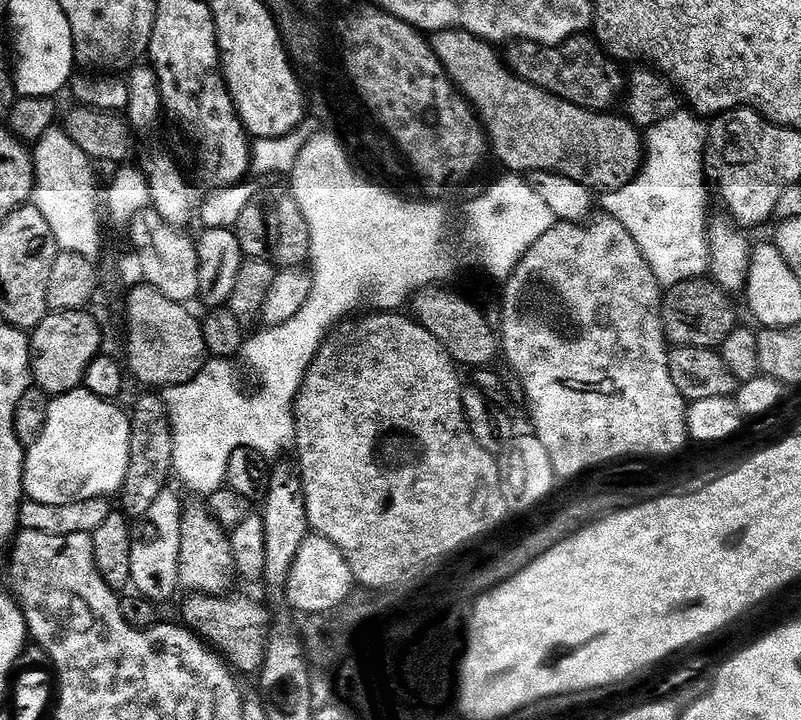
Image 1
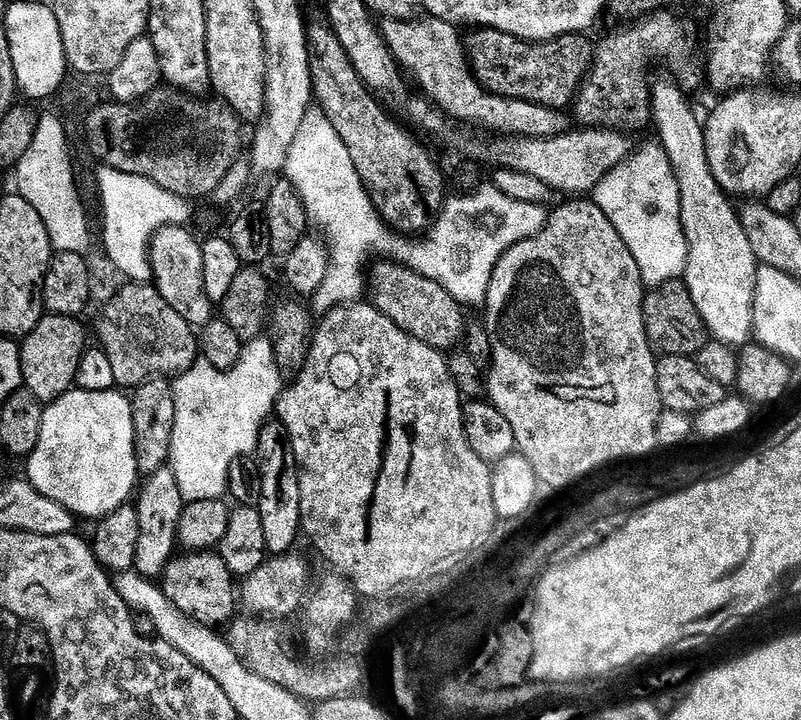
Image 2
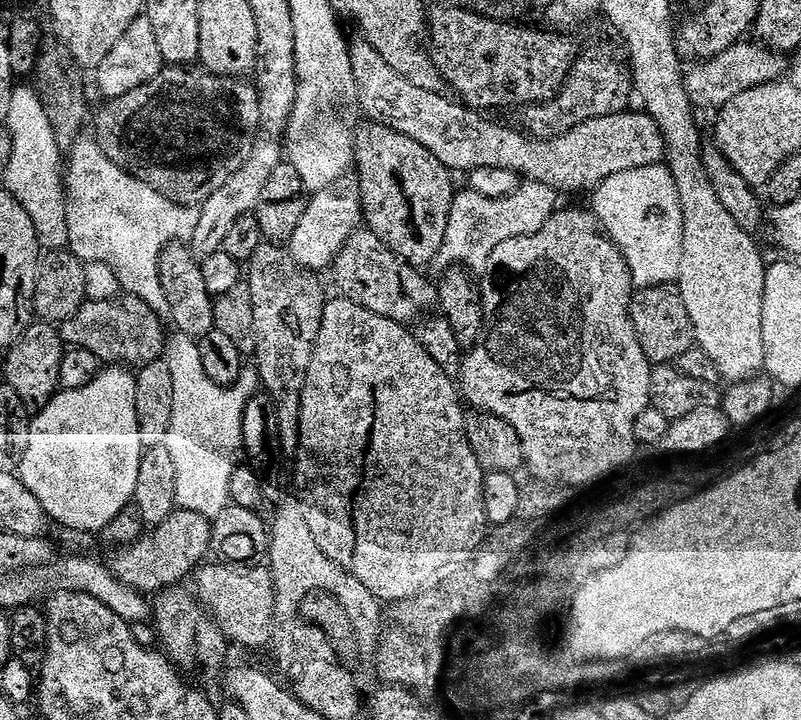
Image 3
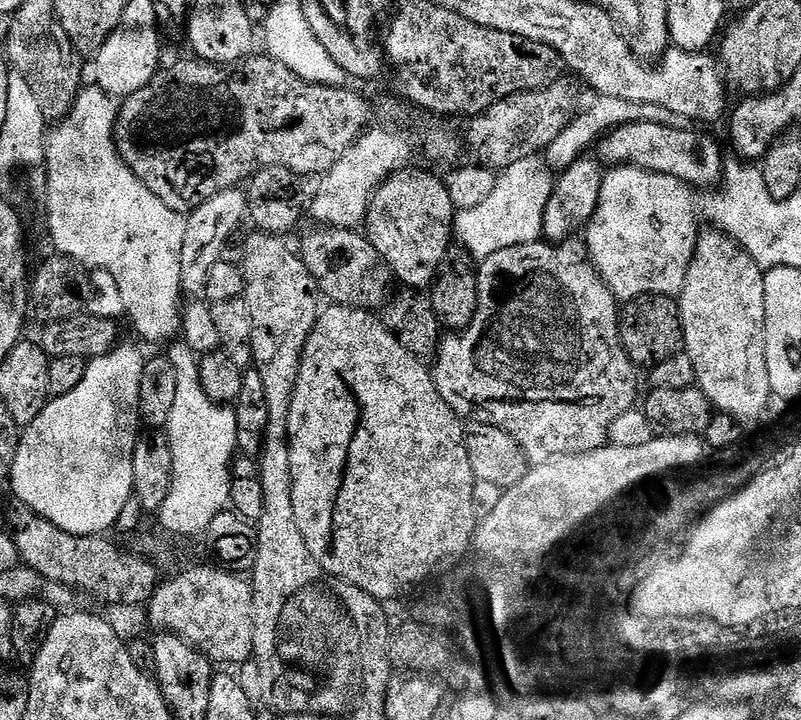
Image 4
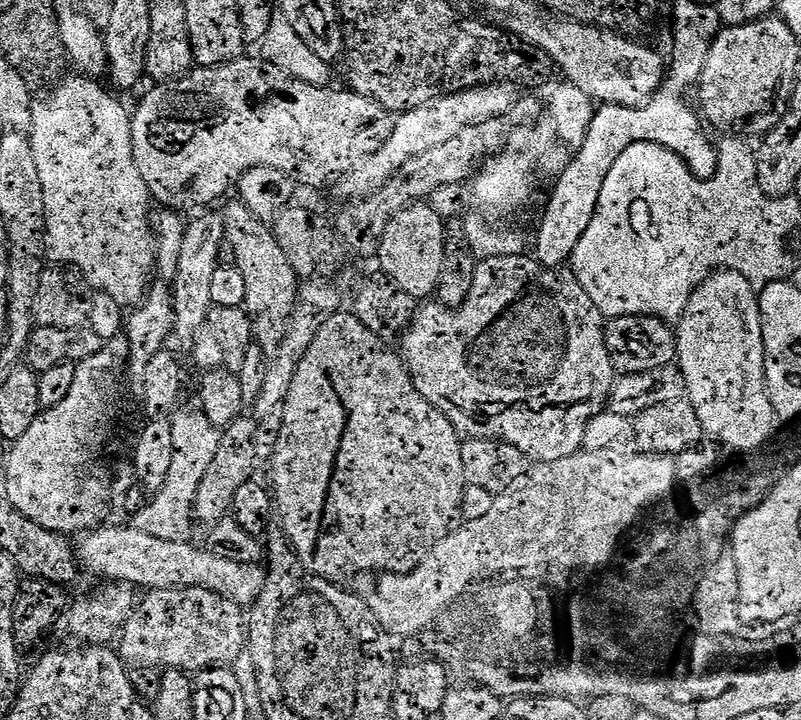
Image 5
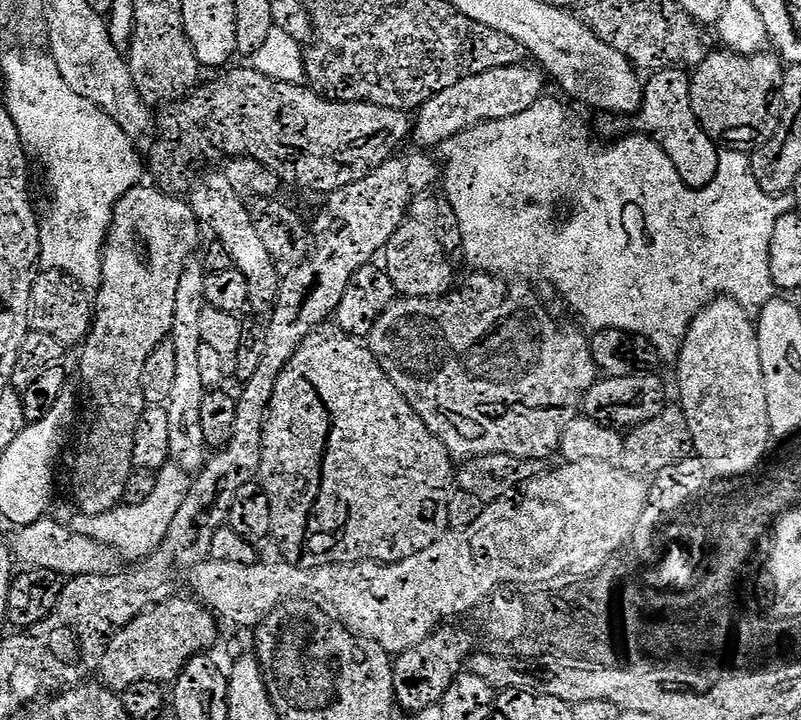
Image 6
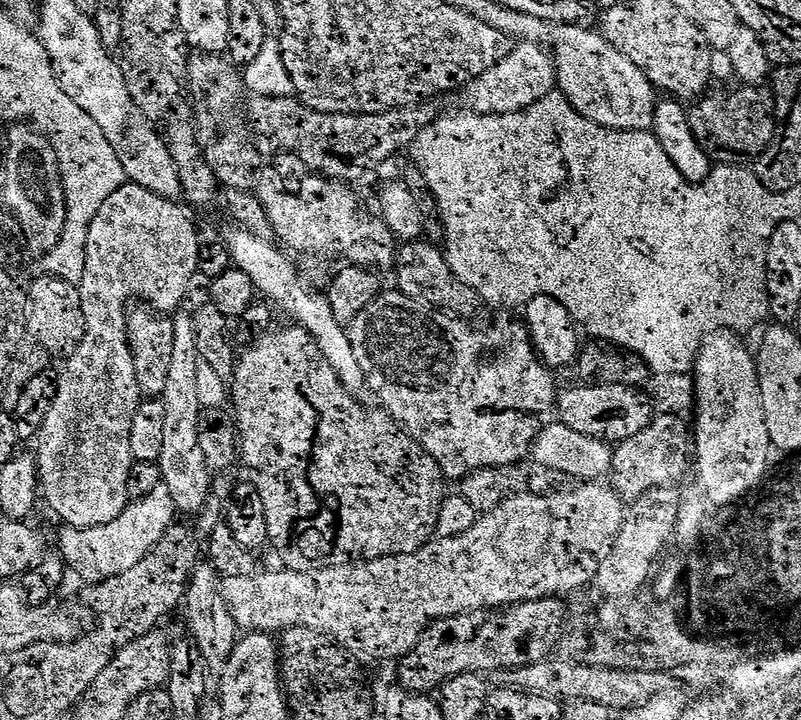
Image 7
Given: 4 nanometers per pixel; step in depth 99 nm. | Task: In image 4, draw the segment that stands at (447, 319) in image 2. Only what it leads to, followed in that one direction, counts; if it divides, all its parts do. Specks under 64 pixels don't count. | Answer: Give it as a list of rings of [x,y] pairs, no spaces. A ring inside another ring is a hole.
[[[313,228],[303,236],[298,250],[304,265],[316,280],[317,289],[327,299],[332,299],[329,301],[341,307],[369,310],[376,309],[378,305],[381,307],[387,301],[392,275],[367,237],[353,229]]]

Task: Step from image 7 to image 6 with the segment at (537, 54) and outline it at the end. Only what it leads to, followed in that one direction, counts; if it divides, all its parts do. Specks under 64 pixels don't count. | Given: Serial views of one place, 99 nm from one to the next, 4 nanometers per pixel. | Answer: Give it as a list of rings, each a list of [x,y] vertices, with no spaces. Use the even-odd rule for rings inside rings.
[[[532,64],[500,67],[472,75],[449,89],[440,91],[420,106],[416,114],[418,118],[414,122],[413,137],[418,138],[419,147],[436,148],[474,125],[522,114],[523,110],[528,110],[543,97],[544,80],[546,81],[544,70]]]

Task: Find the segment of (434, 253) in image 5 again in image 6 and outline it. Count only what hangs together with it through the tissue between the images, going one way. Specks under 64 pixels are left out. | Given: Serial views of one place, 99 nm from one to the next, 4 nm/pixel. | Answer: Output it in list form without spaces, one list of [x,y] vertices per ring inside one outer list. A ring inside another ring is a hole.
[[[409,218],[397,228],[394,238],[384,247],[382,253],[386,271],[397,293],[405,296],[446,296],[453,291],[452,264],[449,253],[438,242],[431,223]]]

